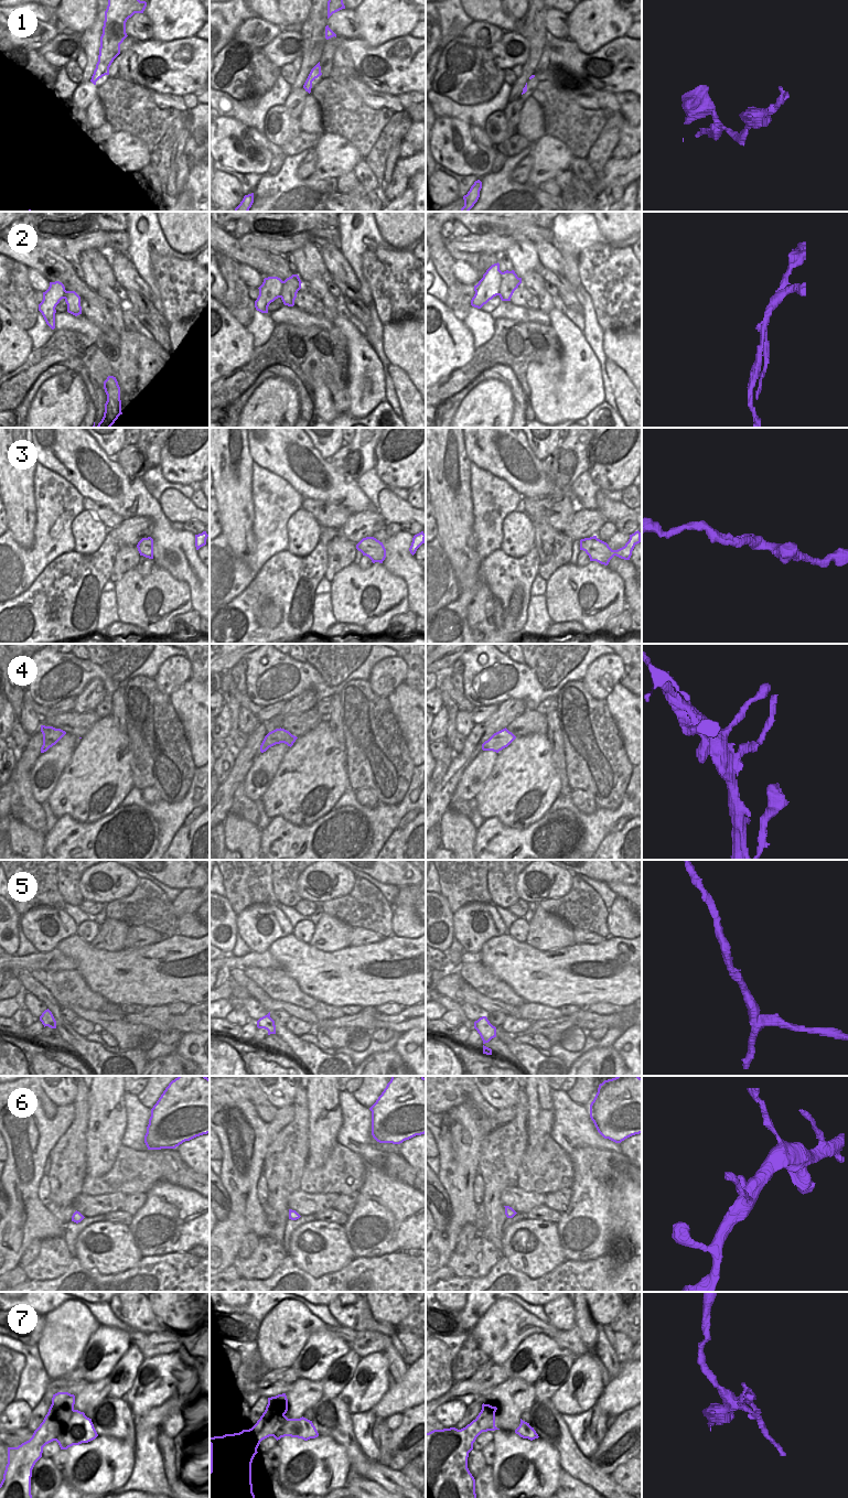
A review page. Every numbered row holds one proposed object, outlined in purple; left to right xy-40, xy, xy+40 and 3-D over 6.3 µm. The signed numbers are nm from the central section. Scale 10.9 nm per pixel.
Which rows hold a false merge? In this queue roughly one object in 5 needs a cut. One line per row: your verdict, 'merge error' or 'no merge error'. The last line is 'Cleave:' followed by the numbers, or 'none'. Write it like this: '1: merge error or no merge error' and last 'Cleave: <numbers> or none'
1: no merge error
2: merge error
3: no merge error
4: no merge error
5: no merge error
6: no merge error
7: merge error
Cleave: 2, 7

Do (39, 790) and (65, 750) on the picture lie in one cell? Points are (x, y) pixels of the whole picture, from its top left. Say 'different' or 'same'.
same

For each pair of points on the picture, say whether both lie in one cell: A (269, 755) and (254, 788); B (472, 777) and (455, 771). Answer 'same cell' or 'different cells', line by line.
A: same cell
B: different cells

